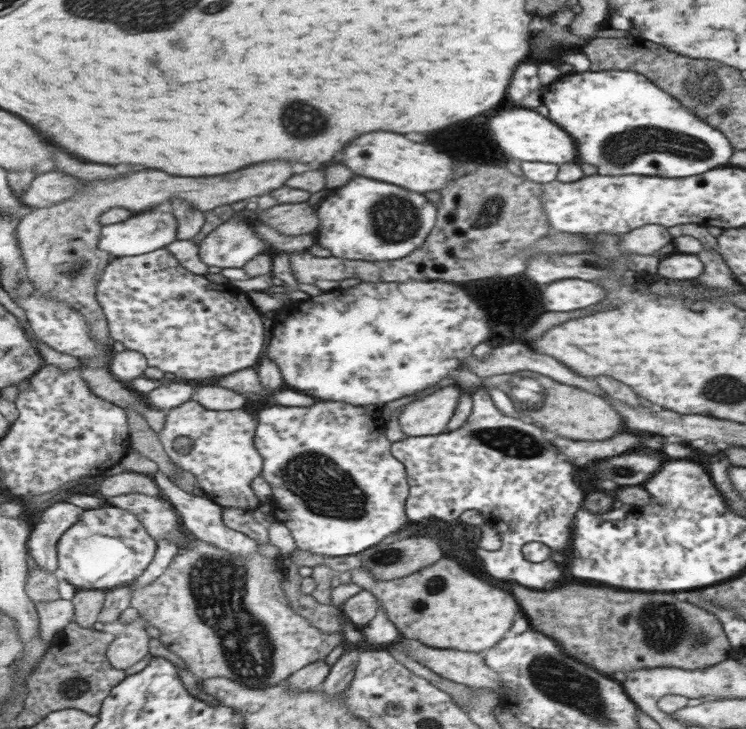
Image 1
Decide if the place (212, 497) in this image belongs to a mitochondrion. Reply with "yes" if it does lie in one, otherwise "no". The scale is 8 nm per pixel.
no

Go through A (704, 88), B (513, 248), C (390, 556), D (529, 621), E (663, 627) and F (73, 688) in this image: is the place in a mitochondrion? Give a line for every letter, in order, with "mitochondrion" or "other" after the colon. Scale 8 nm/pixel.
A: mitochondrion
B: other
C: mitochondrion
D: other
E: mitochondrion
F: mitochondrion

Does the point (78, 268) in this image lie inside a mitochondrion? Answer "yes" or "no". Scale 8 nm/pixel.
yes

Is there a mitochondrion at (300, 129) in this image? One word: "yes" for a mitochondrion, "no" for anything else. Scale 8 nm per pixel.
yes

